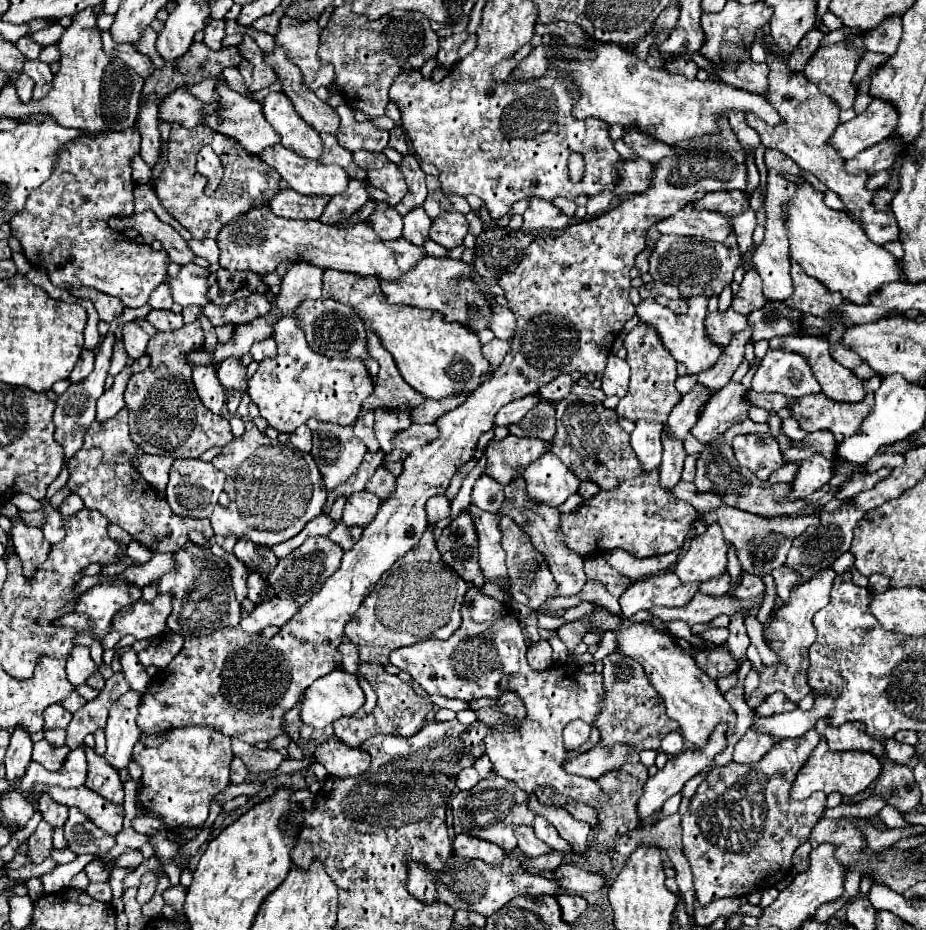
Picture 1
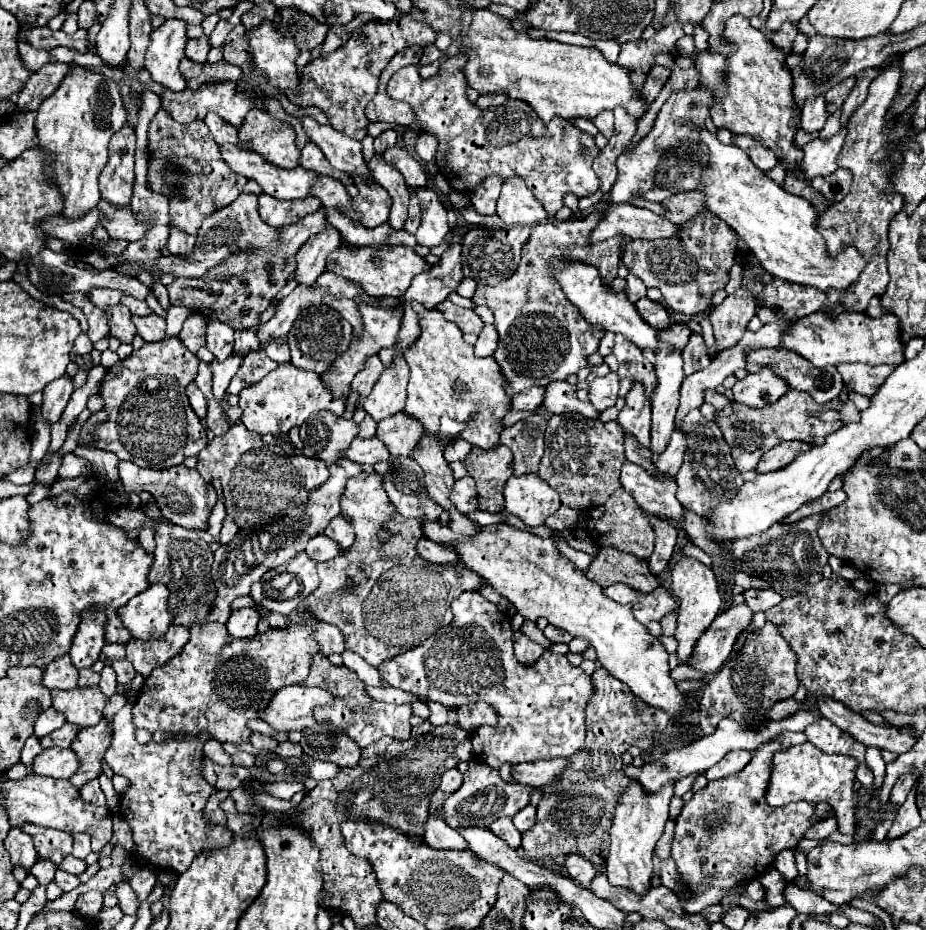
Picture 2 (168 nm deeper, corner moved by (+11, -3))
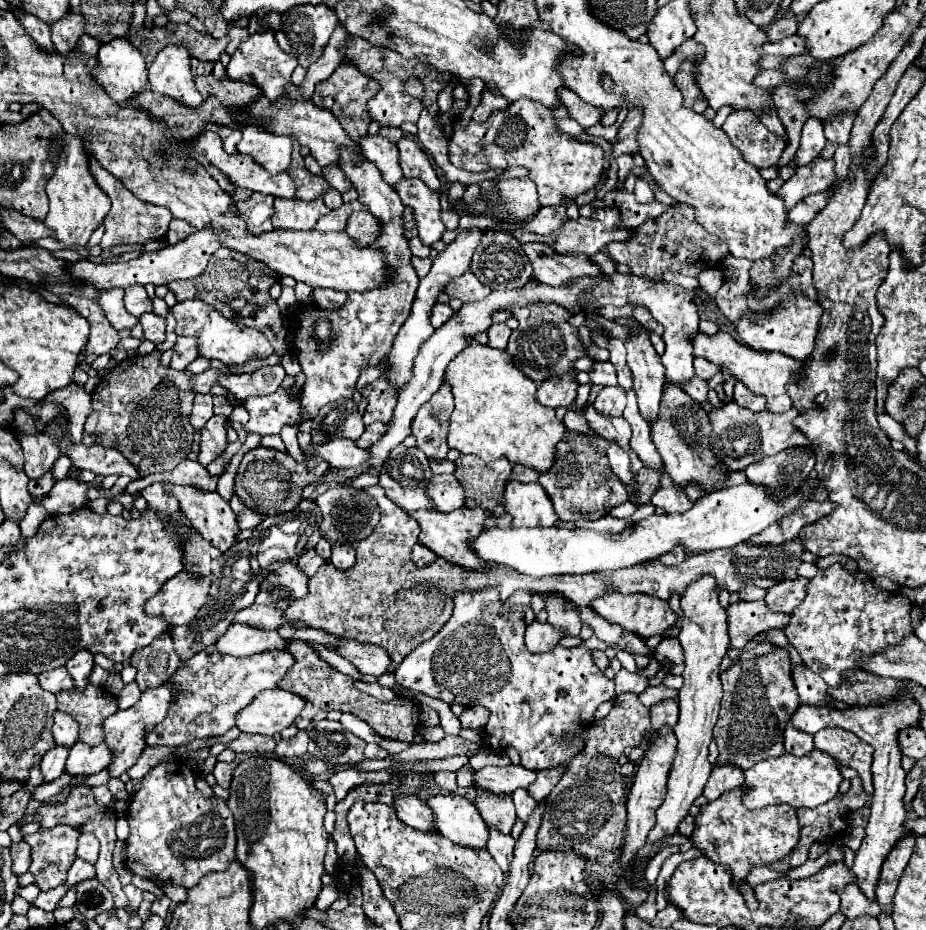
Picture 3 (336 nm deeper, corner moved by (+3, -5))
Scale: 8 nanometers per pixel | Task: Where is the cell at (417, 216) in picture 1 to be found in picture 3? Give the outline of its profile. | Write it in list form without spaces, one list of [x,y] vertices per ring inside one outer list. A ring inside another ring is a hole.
[[[368,136],[364,138],[364,142],[360,142],[360,150],[370,162],[378,166],[384,182],[396,188],[396,184],[402,180],[402,168],[396,144],[392,144],[382,136]]]

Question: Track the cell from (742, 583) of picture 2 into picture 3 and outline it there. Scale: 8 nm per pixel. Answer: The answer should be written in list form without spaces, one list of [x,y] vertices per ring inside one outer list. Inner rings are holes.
[[[756,586],[756,588],[740,588],[740,598],[742,600],[762,600],[766,596],[766,590]]]

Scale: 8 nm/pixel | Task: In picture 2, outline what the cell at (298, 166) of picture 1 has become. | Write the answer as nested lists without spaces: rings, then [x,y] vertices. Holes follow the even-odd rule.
[[[220,146],[222,160],[240,176],[248,180],[256,180],[264,194],[282,200],[306,198],[310,194],[312,184],[316,182],[316,172],[304,170],[296,166],[292,170],[276,168],[274,164],[266,162],[260,154],[252,150],[242,150],[238,146]]]

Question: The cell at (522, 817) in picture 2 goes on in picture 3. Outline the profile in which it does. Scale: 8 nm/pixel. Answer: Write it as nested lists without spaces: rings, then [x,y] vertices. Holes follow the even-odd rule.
[[[518,788],[514,794],[512,794],[512,800],[516,804],[516,816],[522,820],[522,822],[528,822],[528,818],[532,816],[532,812],[538,808],[538,802],[532,800],[532,796],[528,796],[528,792],[524,788]]]

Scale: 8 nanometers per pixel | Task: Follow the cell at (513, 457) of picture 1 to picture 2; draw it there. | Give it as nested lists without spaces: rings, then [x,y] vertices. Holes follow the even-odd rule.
[[[502,444],[494,452],[472,448],[462,462],[468,470],[468,476],[472,476],[476,482],[476,490],[480,494],[478,510],[484,512],[504,510],[502,488],[506,480],[512,476],[512,468],[510,468],[512,452]]]

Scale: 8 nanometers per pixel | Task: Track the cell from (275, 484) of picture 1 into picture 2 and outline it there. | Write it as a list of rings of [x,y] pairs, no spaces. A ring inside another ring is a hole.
[[[240,422],[232,424],[224,436],[214,438],[198,458],[196,470],[204,480],[218,478],[222,482],[226,512],[240,528],[272,524],[288,510],[298,508],[328,478],[328,466],[318,458],[288,456],[282,446],[266,444],[260,434],[252,434]]]

